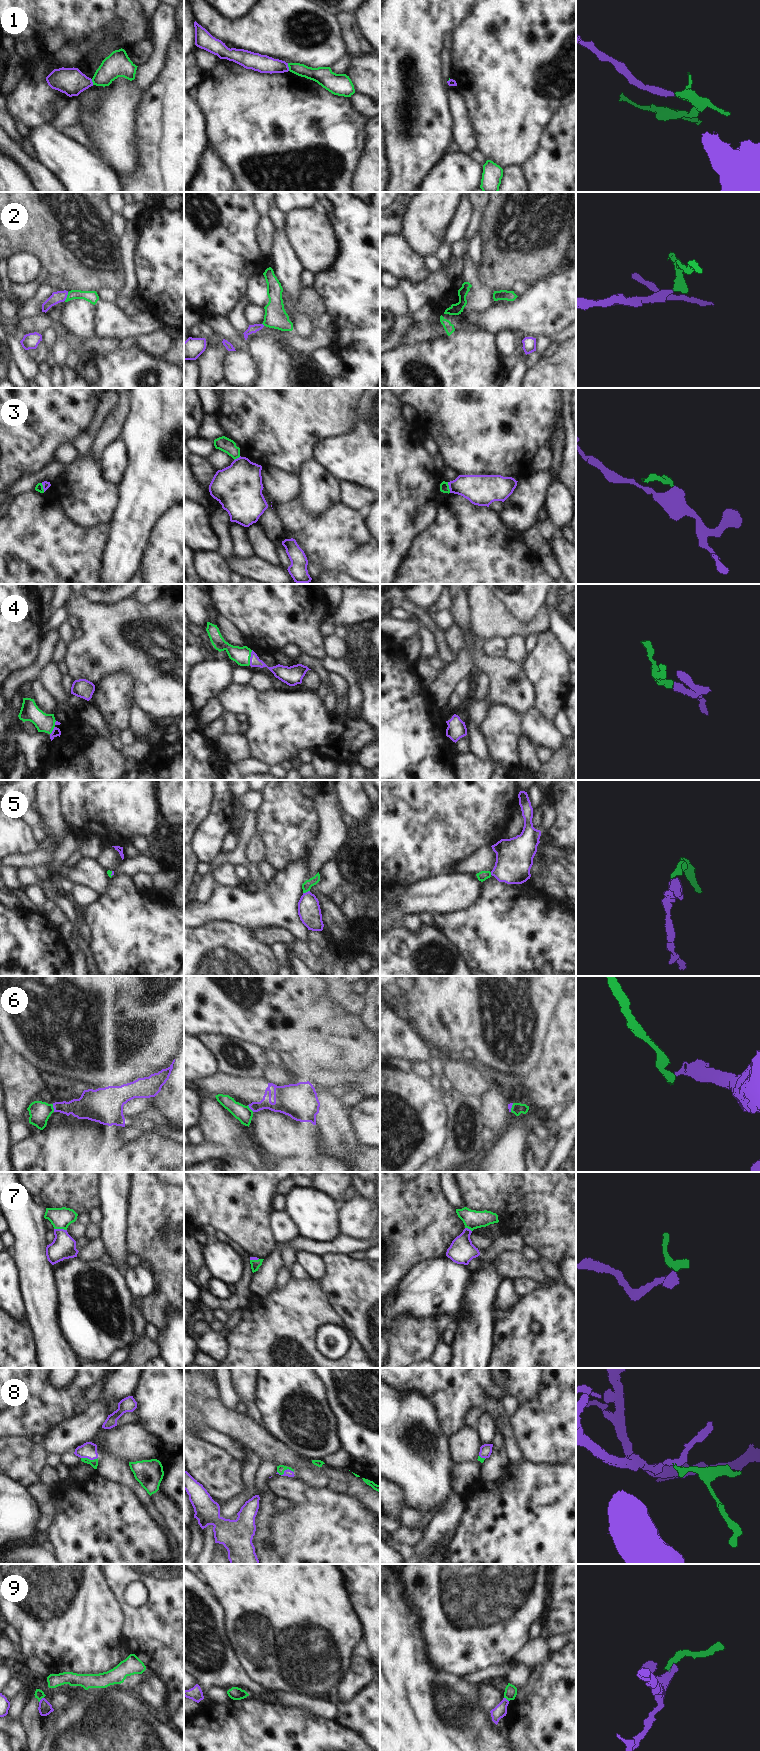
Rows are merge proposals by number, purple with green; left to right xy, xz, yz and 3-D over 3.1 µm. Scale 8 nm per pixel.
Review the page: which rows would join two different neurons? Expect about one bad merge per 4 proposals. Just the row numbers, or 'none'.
1, 3, 6, 9

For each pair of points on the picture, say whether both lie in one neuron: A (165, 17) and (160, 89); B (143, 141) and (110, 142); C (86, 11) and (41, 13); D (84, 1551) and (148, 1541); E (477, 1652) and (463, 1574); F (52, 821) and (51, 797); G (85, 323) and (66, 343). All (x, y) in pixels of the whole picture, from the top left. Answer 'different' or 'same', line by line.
A: different
B: different
C: same
D: same
E: same
F: same
G: different

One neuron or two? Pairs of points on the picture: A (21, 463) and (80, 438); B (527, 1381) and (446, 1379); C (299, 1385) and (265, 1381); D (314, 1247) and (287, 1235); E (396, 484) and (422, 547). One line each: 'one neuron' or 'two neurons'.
A: two neurons
B: one neuron
C: one neuron
D: two neurons
E: two neurons

